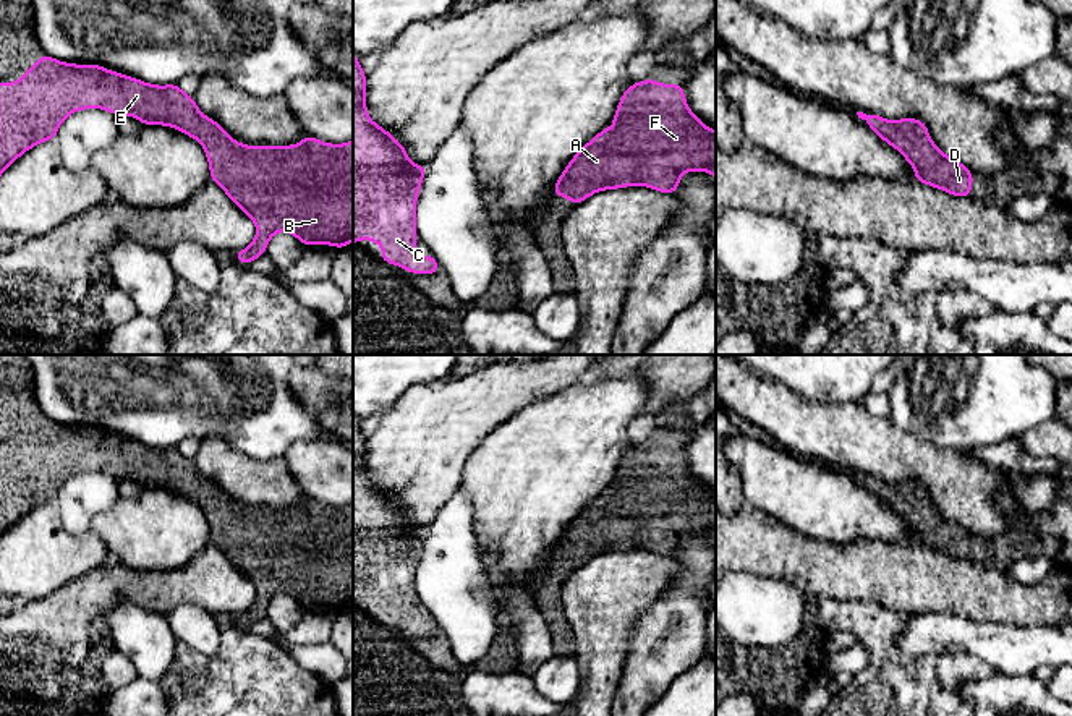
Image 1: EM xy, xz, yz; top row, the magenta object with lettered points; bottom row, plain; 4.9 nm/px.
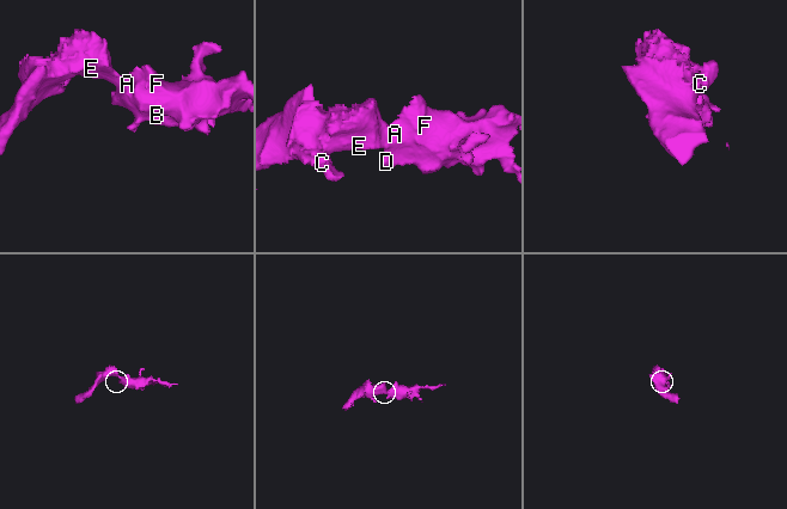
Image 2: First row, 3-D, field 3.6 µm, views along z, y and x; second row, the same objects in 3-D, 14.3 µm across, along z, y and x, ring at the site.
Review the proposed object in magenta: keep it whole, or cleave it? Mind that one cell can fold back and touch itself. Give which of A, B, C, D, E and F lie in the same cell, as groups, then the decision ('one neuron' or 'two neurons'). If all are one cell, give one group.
A B C D E F; one neuron

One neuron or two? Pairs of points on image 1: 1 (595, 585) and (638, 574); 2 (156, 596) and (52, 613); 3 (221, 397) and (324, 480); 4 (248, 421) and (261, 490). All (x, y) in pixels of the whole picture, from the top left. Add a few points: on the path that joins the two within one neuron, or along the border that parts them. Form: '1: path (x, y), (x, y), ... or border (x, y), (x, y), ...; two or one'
1: path (606, 585), (622, 585), (627, 582); one
2: path (130, 590), (101, 590), (78, 603); one
3: border (323, 436), (313, 441), (297, 441), (282, 457); two
4: border (222, 438), (237, 451), (258, 460), (282, 459); two

